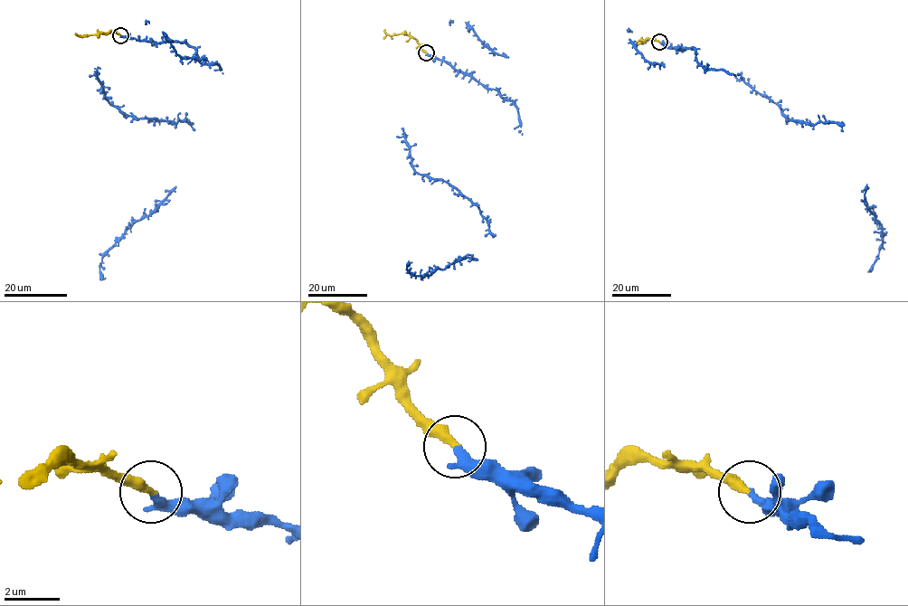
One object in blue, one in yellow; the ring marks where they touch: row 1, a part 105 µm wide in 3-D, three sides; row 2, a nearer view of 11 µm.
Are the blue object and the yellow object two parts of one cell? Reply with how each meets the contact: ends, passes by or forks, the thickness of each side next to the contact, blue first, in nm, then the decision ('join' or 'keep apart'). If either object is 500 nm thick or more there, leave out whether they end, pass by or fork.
blue ends; yellow ends; calibres 320 and 360 nm; join

